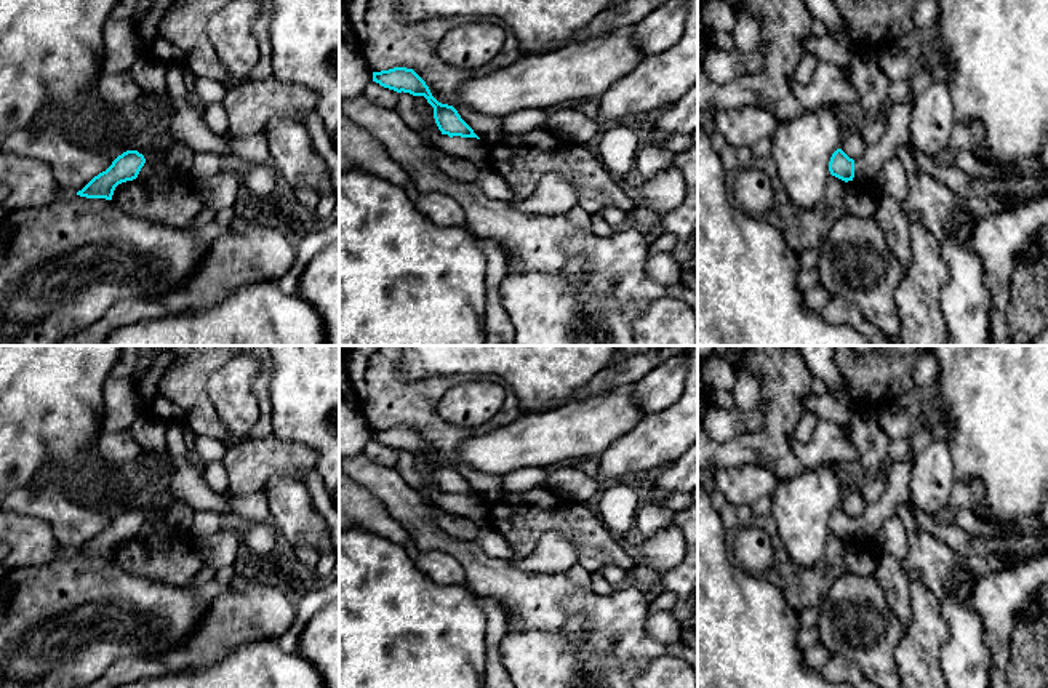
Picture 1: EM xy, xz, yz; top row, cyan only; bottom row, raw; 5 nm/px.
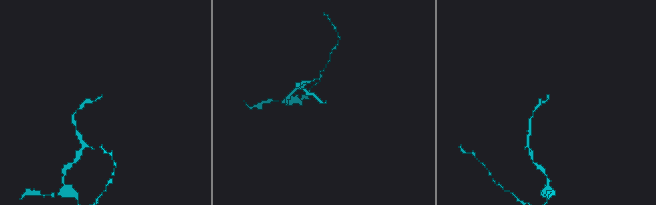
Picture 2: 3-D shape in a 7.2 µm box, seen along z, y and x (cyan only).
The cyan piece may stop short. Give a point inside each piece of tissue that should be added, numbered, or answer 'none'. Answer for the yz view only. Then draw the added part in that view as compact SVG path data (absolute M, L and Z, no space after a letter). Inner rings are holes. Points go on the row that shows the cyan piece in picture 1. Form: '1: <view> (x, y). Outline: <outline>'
1: yz (866, 168). Outline: M893 104L888 112L888 125L883 136L867 144L861 158L854 160L853 182L872 186L877 174L890 157L896 155L896 149L904 144L910 144L910 106Z

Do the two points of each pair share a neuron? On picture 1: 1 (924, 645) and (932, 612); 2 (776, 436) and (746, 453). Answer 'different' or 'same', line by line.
1: same
2: same

